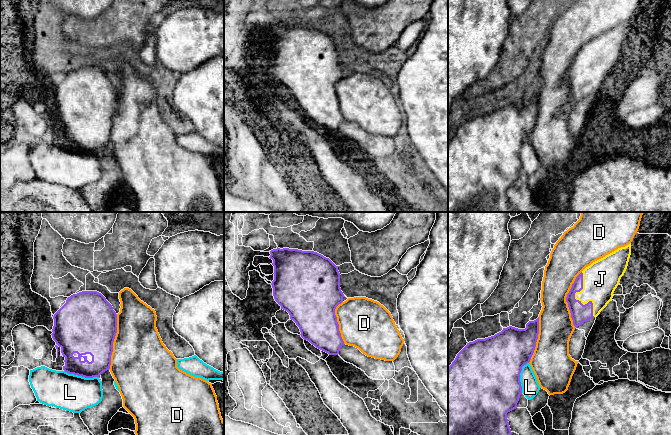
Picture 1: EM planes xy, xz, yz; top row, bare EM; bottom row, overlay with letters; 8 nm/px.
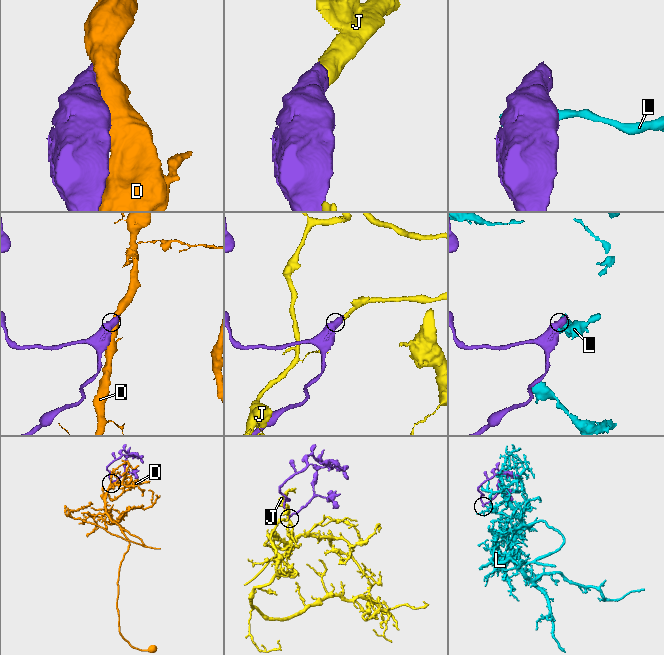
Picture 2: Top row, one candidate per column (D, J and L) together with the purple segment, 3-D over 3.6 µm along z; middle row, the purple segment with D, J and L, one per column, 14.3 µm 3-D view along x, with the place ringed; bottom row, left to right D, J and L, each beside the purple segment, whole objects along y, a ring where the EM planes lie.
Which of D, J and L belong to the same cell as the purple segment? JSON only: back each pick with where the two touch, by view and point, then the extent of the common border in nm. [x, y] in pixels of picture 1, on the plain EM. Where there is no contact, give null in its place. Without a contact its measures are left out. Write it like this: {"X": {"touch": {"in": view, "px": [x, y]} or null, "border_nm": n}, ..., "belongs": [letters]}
{"J": {"touch": {"in": "yz", "px": [575, 75]}, "border_nm": 380}, "belongs": ["J"]}

